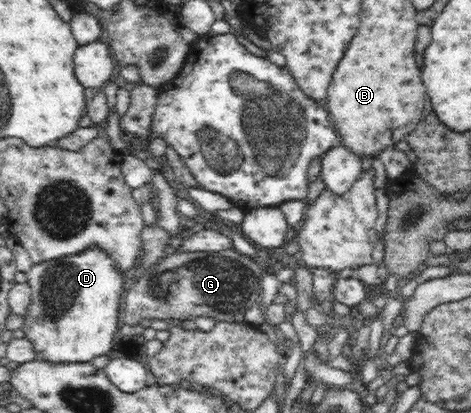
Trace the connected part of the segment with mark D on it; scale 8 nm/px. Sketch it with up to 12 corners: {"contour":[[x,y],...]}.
{"contour":[[94,245],[33,265],[21,329],[50,363],[112,350],[126,277]]}

